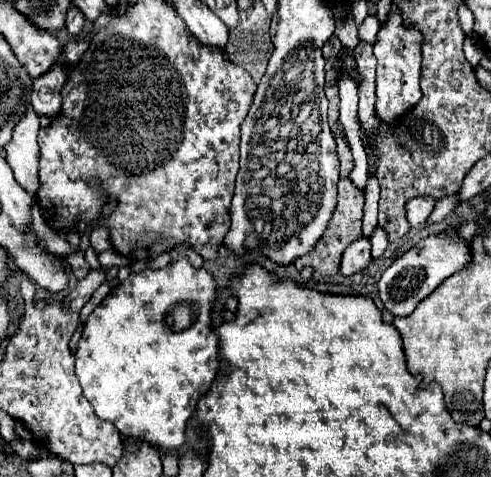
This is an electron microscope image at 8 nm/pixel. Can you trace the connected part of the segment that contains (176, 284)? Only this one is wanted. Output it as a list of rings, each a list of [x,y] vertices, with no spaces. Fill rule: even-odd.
[[[181,258],[165,268],[159,268],[159,270],[143,270],[139,274],[131,274],[121,286],[117,286],[85,320],[85,326],[83,326],[83,332],[81,332],[81,338],[77,342],[77,350],[75,350],[75,374],[81,382],[81,388],[83,388],[83,396],[91,402],[95,414],[103,420],[109,420],[115,424],[115,428],[123,434],[123,436],[135,436],[135,438],[141,438],[153,446],[159,446],[159,448],[181,448],[183,442],[185,442],[185,426],[187,426],[187,420],[189,416],[195,412],[195,404],[197,400],[203,396],[203,392],[209,390],[215,374],[217,374],[217,368],[219,368],[219,362],[217,362],[217,344],[219,344],[219,338],[217,334],[213,334],[211,330],[211,302],[215,298],[215,282],[213,278],[203,270],[203,268],[193,268],[189,264],[187,258]],[[145,302],[151,302],[151,308],[147,310],[143,304]]]

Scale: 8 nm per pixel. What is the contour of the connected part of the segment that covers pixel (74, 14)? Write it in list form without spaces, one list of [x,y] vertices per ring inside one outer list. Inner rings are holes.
[[[71,4],[69,10],[67,10],[67,22],[65,22],[67,30],[75,36],[75,34],[79,34],[83,30],[83,24],[85,24],[83,12],[79,12],[79,8],[75,8],[75,4]]]

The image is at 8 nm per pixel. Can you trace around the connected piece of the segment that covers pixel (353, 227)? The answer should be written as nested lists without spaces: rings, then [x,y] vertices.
[[[347,178],[347,180],[339,180],[339,202],[337,202],[337,208],[335,208],[335,212],[333,212],[333,218],[331,218],[331,222],[329,222],[325,234],[323,234],[321,240],[315,244],[315,248],[311,248],[311,252],[307,252],[303,258],[299,256],[299,258],[295,260],[295,266],[301,270],[305,264],[309,264],[309,266],[313,266],[313,268],[315,268],[319,274],[323,274],[323,276],[335,274],[335,272],[339,270],[339,260],[341,260],[343,250],[345,250],[351,242],[355,242],[359,236],[363,236],[363,234],[361,234],[363,204],[365,204],[363,192],[359,192],[359,190],[351,184],[349,178]]]

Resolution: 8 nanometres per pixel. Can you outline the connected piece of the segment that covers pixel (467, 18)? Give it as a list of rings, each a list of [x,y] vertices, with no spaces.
[[[465,4],[459,6],[459,24],[465,30],[465,34],[473,32],[473,14],[471,14],[471,10]]]

